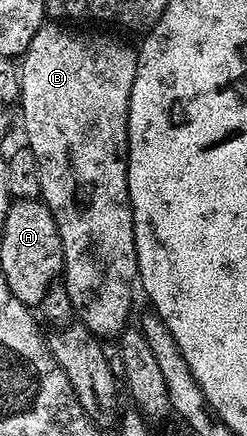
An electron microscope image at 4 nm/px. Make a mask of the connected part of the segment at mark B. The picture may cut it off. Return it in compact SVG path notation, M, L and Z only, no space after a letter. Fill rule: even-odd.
M46 22L46 23L44 23L44 24L42 24L42 25L41 25L41 29L39 29L39 31L37 31L37 33L36 33L36 34L35 34L35 38L31 38L31 46L27 46L27 50L26 50L26 51L25 51L25 53L23 53L23 55L22 55L22 56L21 56L21 57L20 57L20 60L19 60L19 79L20 79L20 82L21 82L21 90L20 90L20 93L19 93L19 109L20 109L20 108L21 108L21 120L22 120L22 122L23 122L23 123L25 123L25 140L24 140L24 143L25 143L25 144L26 144L26 145L27 145L27 147L29 147L29 148L30 148L30 150L31 150L31 151L32 151L32 152L33 152L33 153L34 153L34 154L35 154L35 159L37 159L37 161L38 161L38 162L39 162L39 186L40 186L40 187L41 187L41 194L40 194L40 199L41 199L41 200L42 200L42 201L43 201L43 202L44 202L44 204L46 204L46 206L47 206L47 207L48 207L48 208L49 208L49 209L50 209L50 210L51 210L51 214L52 214L52 215L53 215L53 217L54 217L54 218L55 218L55 226L56 226L56 227L57 227L57 229L58 229L58 230L59 230L59 238L60 238L60 239L61 239L61 241L62 241L62 242L63 242L63 258L64 258L64 259L65 259L65 267L64 267L64 269L63 269L63 283L64 283L64 286L65 286L65 289L66 289L66 290L67 290L67 294L71 294L71 306L72 306L72 307L73 307L73 310L74 310L74 313L75 313L75 316L76 316L76 319L77 319L77 320L78 320L78 321L80 321L80 323L82 323L82 324L85 324L85 325L87 325L87 327L89 327L89 328L90 328L90 329L91 329L91 330L92 330L92 332L93 332L93 335L94 335L94 336L96 336L96 337L98 337L98 338L113 338L113 337L116 337L116 336L117 336L117 335L118 335L118 333L120 333L120 332L121 332L121 331L122 331L122 329L124 329L124 328L125 328L125 327L126 327L126 325L128 325L128 324L129 324L129 323L130 323L130 320L129 320L129 307L131 307L131 306L132 306L132 304L133 304L133 288L134 288L134 292L135 292L135 285L136 285L136 284L137 284L137 283L138 283L138 280L139 280L139 277L138 277L138 274L137 274L137 251L136 251L136 250L135 250L135 230L134 230L134 229L133 229L133 207L132 207L132 206L131 206L131 202L130 202L130 201L129 201L129 103L130 103L130 102L131 102L131 86L135 86L135 74L136 74L136 73L137 73L137 48L136 48L136 47L134 47L134 45L132 45L132 46L131 46L131 45L129 45L129 44L124 44L124 42L123 42L123 41L121 41L121 40L116 40L116 38L115 38L115 37L113 37L113 36L104 36L104 34L103 34L103 33L101 33L101 32L104 32L104 31L101 31L101 30L93 30L93 31L97 31L97 32L80 32L80 30L79 30L79 29L77 29L77 28L80 28L80 27L77 27L77 26L66 26L66 25L65 25L65 24L64 24L64 23L61 23L61 22Z

